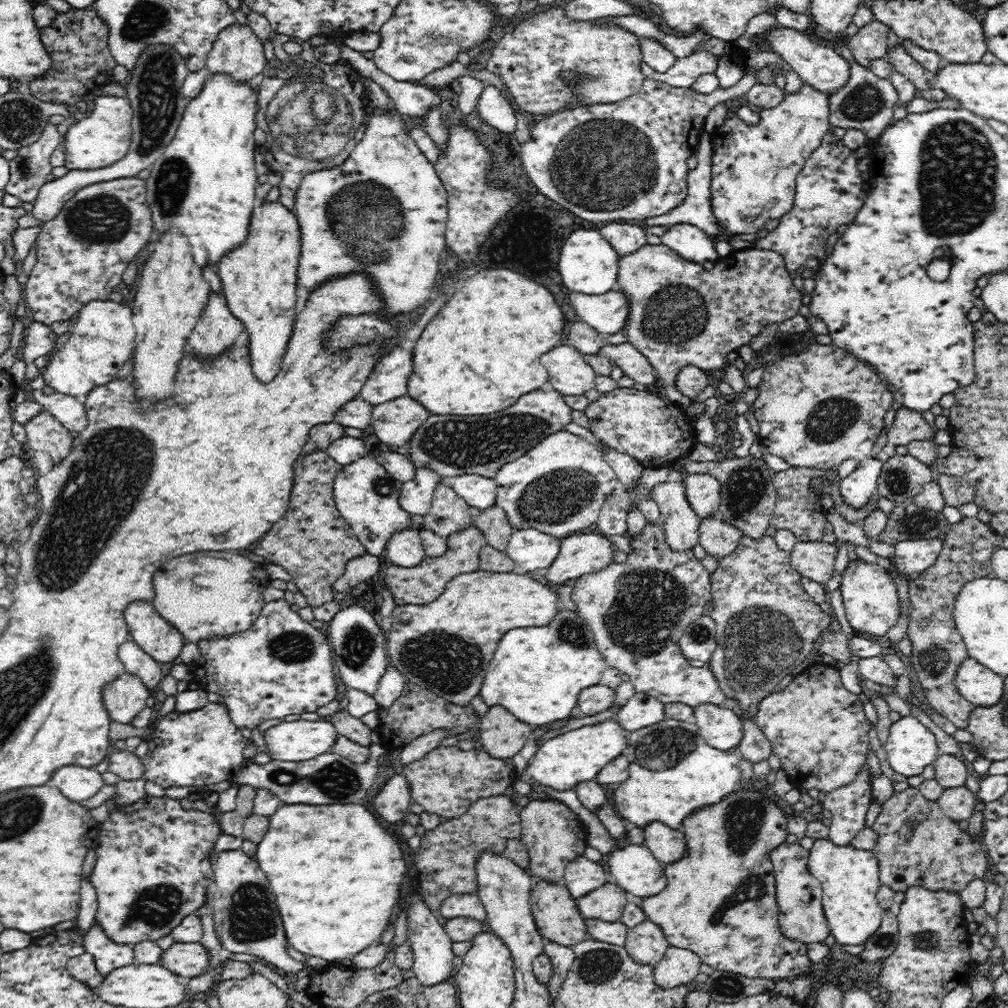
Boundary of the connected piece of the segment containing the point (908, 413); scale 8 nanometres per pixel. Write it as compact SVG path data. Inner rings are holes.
M901 407L895 415L891 428L887 431L887 442L894 446L906 446L914 441L933 440L936 432L923 413Z

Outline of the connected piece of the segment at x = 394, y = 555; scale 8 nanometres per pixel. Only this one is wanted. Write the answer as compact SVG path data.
M408 529L393 534L387 544L386 554L394 565L404 568L418 566L426 558L419 530Z

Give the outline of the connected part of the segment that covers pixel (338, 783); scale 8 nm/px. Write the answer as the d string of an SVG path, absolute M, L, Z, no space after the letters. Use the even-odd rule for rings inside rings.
M381 744L369 746L372 756L366 763L350 762L346 758L328 752L306 762L286 762L272 760L265 766L248 761L232 778L235 784L267 788L286 804L348 804L360 802L378 774L378 758L387 755Z

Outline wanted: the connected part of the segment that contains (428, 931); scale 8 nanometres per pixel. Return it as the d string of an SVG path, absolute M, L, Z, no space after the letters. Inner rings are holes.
M418 890L405 902L410 902L411 908L407 920L407 940L406 943L412 947L414 953L413 969L416 973L415 978L426 987L436 986L446 981L451 981L456 971L453 965L455 954L453 953L453 940L446 934L445 928L438 923L436 915L432 913Z

